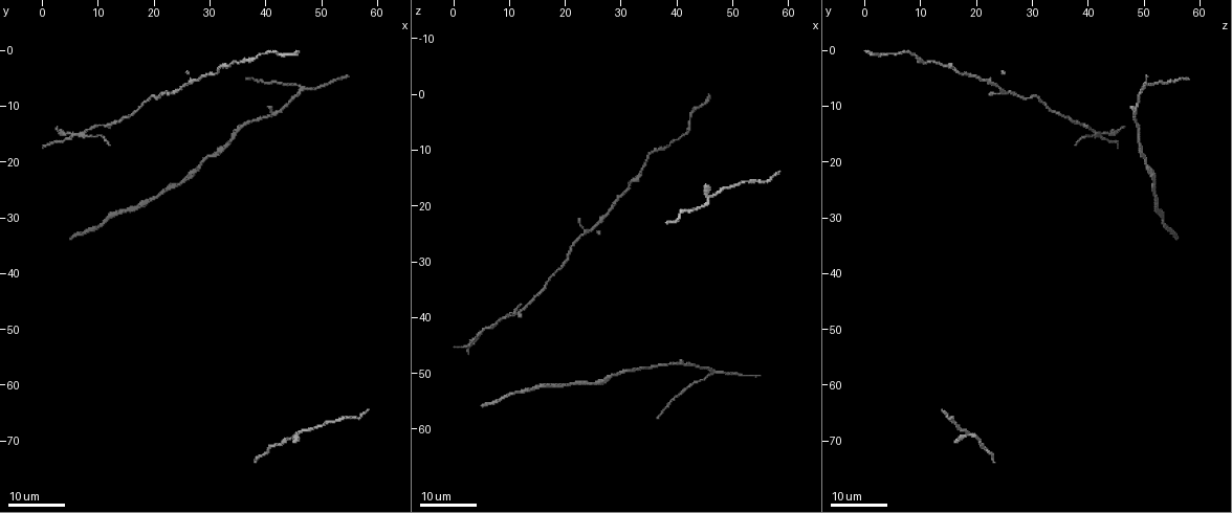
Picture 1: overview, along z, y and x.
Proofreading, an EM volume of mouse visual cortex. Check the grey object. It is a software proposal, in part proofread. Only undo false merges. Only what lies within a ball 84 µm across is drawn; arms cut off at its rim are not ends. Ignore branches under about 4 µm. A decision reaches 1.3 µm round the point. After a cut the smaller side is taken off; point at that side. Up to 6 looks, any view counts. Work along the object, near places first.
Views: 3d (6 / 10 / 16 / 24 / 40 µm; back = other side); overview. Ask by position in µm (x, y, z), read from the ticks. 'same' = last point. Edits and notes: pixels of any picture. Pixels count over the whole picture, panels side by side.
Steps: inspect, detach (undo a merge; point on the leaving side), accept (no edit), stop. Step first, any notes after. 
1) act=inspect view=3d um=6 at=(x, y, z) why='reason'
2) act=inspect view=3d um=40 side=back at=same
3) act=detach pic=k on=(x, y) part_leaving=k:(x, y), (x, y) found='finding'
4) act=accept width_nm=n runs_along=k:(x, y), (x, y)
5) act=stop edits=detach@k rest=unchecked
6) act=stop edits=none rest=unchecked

act=inspect view=3d um=16 at=(46.5, 7.0, 50.0) why='two arms in line, one across'

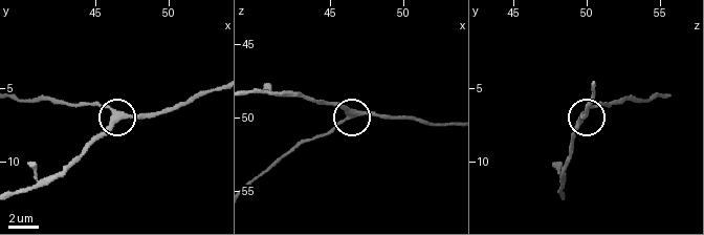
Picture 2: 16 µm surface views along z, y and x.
act=inspect view=3d um=6 at=(46.4, 6.8, 50.0)

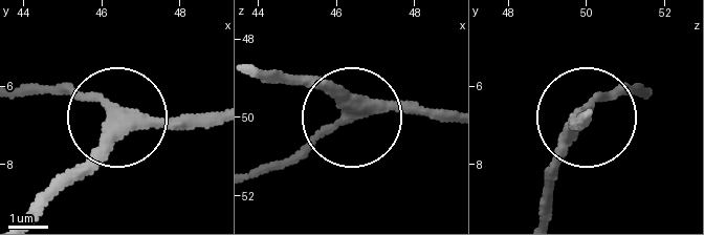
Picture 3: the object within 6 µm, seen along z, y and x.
act=accept runs_along=3:(264, 70), (304, 77), (364, 113), (450, 113) found='all the same cell'

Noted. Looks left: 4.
act=inspect view=3d um=24 at=(33.0, 17.0, 50.0) why='sudden change in width'

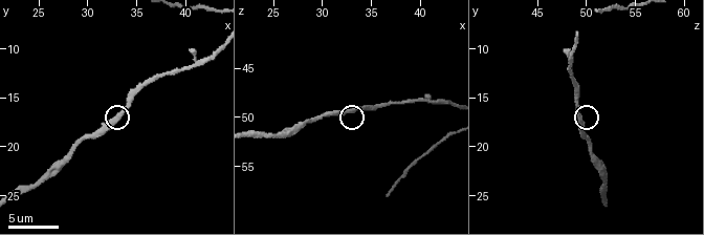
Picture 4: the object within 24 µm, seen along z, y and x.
act=inspect view=3d um=10 at=(32.4, 17.4, 49.4)

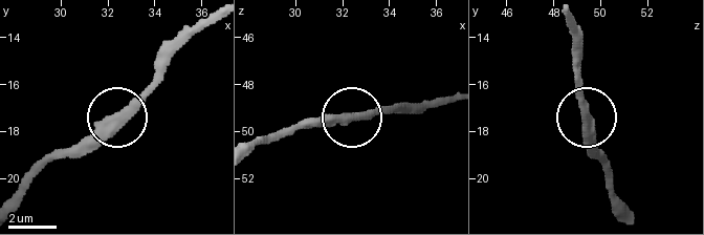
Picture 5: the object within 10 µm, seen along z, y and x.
act=accept width_nm=420 runs_along=5:(20, 192), (50, 163), (81, 150), (156, 75) found='all the same cell'

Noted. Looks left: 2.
act=inspect view=3d um=16 at=(41.4, 11.4, 48.2) why='calibre changes'

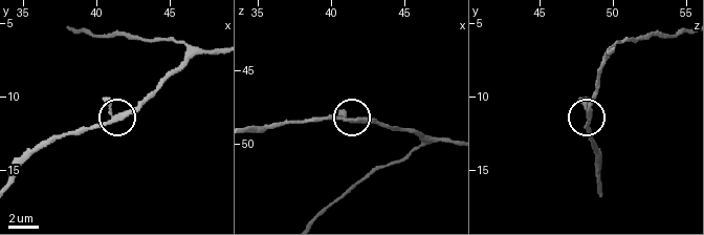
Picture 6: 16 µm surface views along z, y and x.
act=inspect view=3d um=16 side=back at=(41.4, 11.6, 48.4) why='other side'

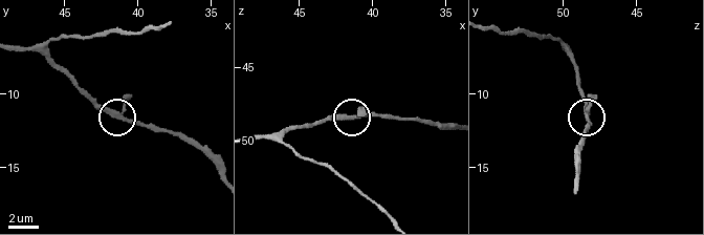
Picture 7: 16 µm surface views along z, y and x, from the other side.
act=accept arms=3 runs_along=7:(215, 167), (197, 148), (174, 135), (117, 119), (85, 89) found='continuous, no second cell'

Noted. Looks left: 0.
act=stop edits=none rest=unchecked

